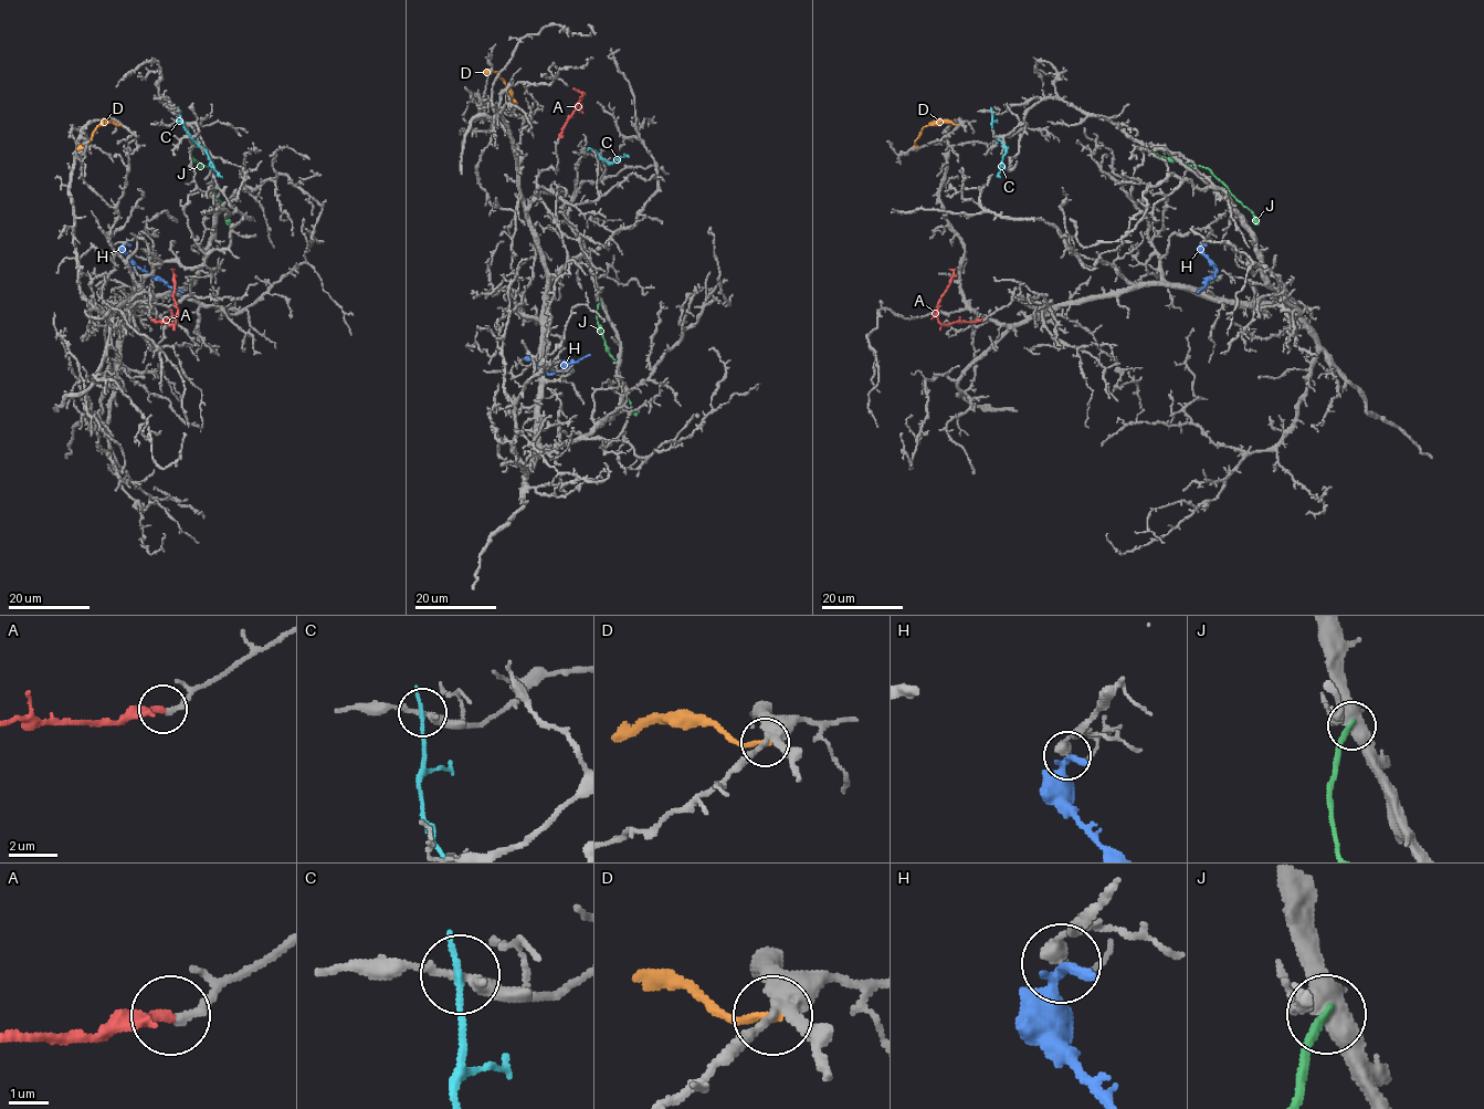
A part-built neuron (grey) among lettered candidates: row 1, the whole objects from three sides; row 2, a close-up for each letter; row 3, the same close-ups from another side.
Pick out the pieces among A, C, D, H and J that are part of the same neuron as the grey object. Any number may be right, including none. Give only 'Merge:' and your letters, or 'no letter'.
Merge: A

